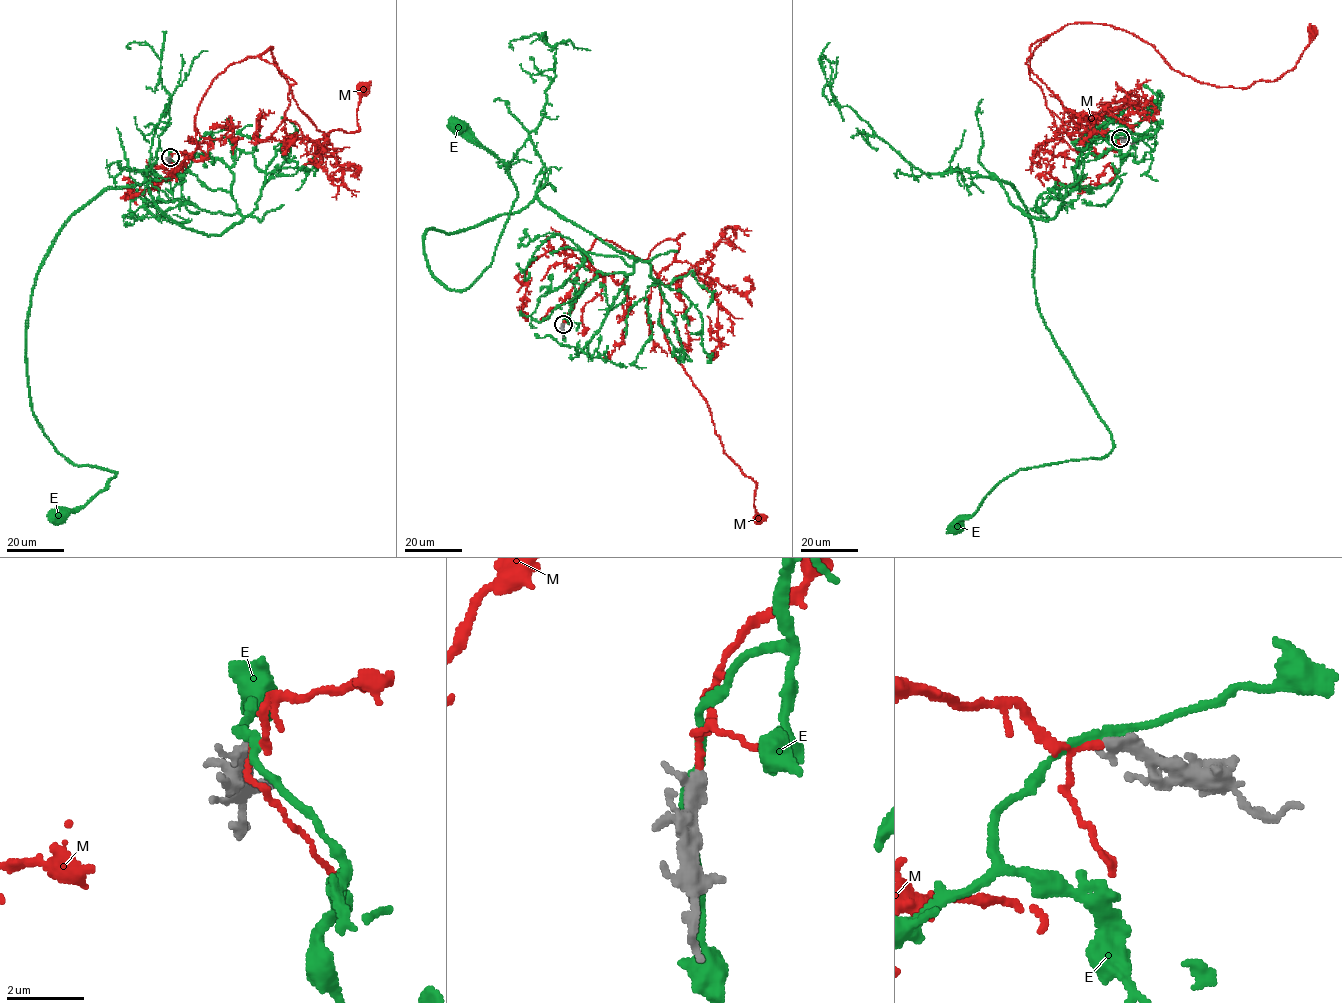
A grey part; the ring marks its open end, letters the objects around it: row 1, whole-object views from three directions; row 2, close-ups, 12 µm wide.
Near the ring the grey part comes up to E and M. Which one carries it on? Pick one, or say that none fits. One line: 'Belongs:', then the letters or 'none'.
Belongs: M

